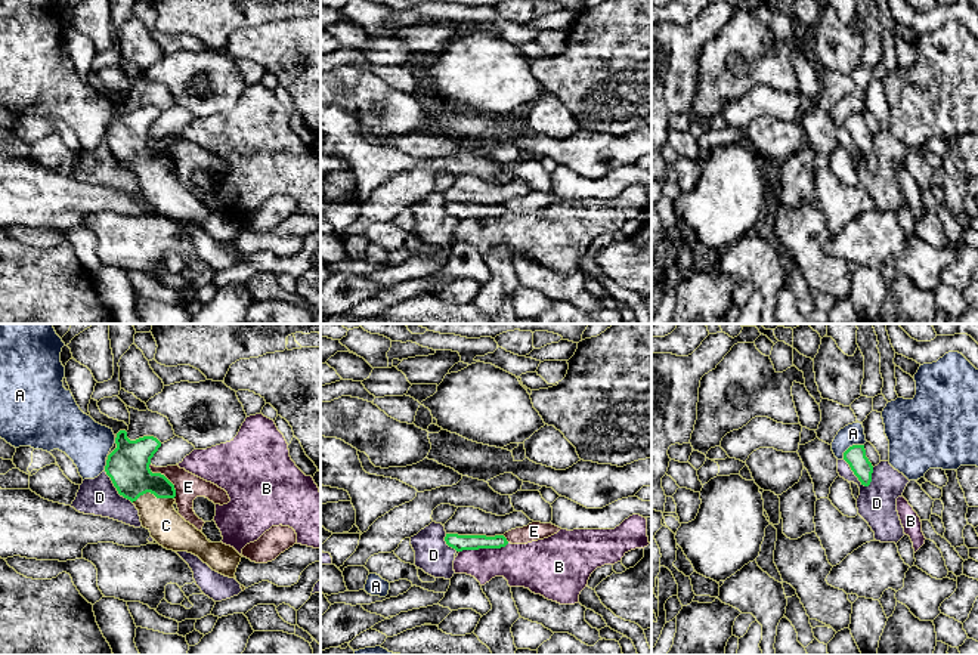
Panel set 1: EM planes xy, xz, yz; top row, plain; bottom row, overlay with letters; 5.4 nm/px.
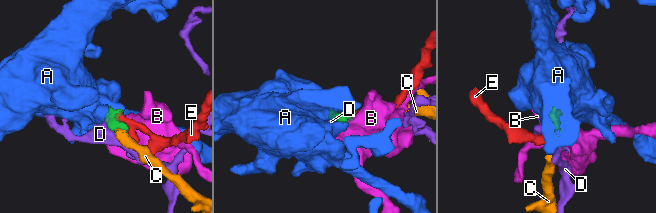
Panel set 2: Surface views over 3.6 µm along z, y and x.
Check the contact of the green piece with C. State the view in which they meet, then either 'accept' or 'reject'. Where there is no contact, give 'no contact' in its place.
xy | accept

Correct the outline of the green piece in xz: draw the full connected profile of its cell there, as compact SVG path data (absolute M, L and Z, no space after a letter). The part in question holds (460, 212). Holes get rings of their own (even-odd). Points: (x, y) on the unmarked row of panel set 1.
M446 203L445 210L456 220L479 219L479 217L501 217L508 213L504 204L486 206L486 204L458 204Z

